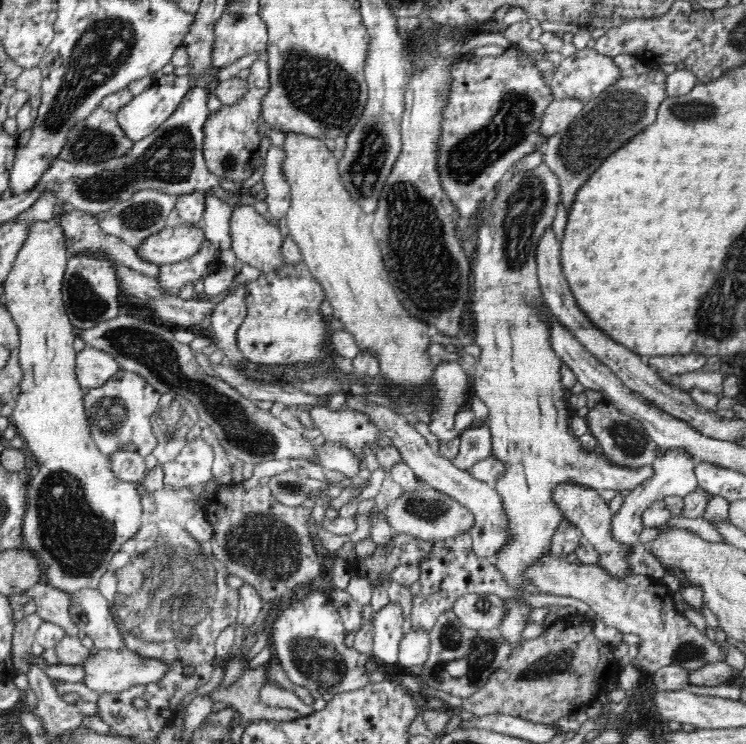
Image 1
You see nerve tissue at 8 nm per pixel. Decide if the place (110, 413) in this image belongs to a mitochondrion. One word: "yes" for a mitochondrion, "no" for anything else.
yes

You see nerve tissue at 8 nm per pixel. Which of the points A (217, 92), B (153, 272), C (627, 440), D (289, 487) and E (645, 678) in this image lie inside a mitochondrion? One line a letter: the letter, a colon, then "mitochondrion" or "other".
A: other
B: other
C: mitochondrion
D: mitochondrion
E: other

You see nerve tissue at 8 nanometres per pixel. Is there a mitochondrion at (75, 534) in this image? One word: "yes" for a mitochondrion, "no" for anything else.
yes

